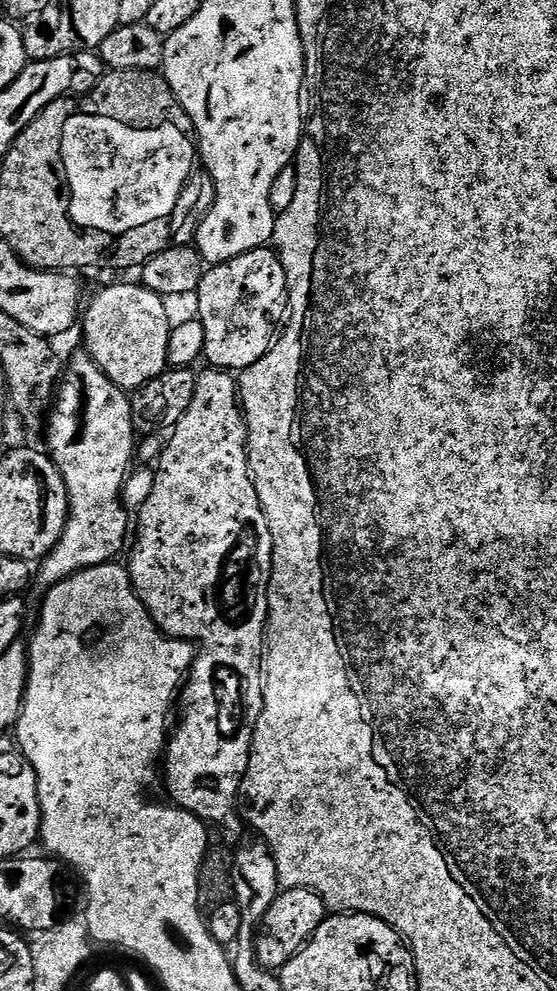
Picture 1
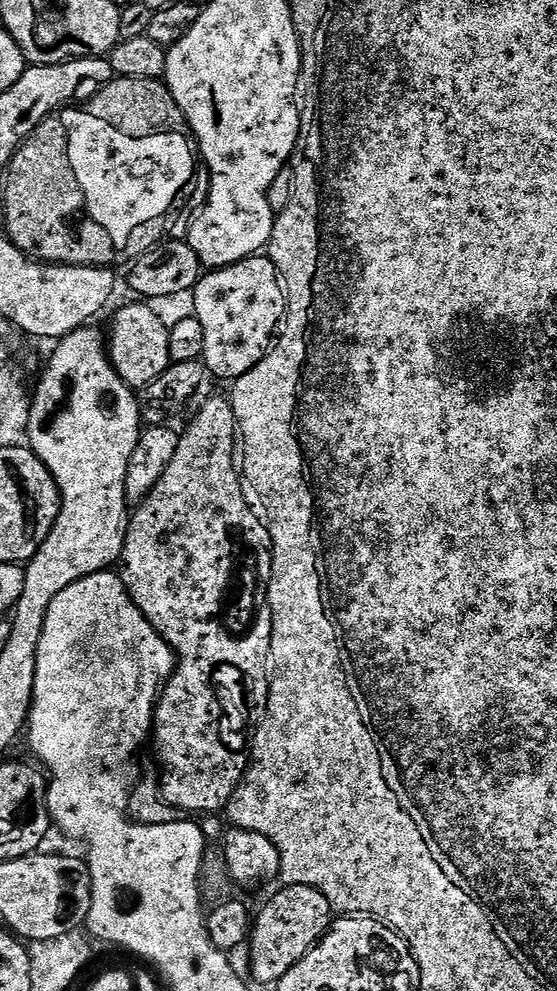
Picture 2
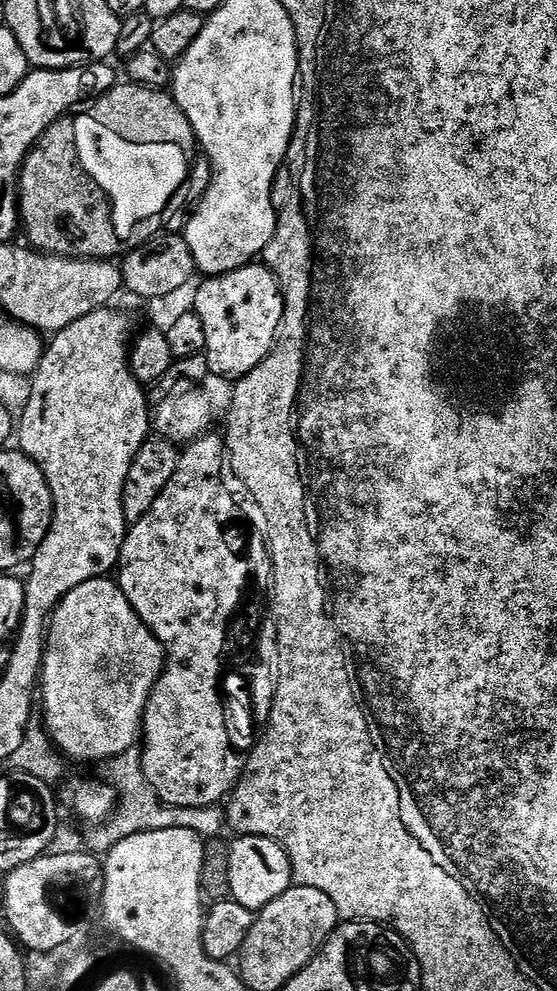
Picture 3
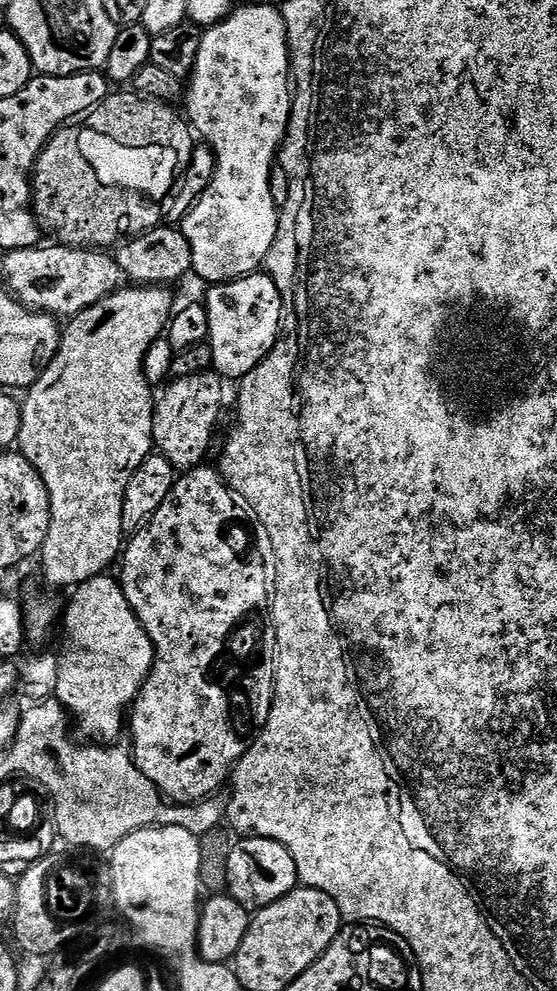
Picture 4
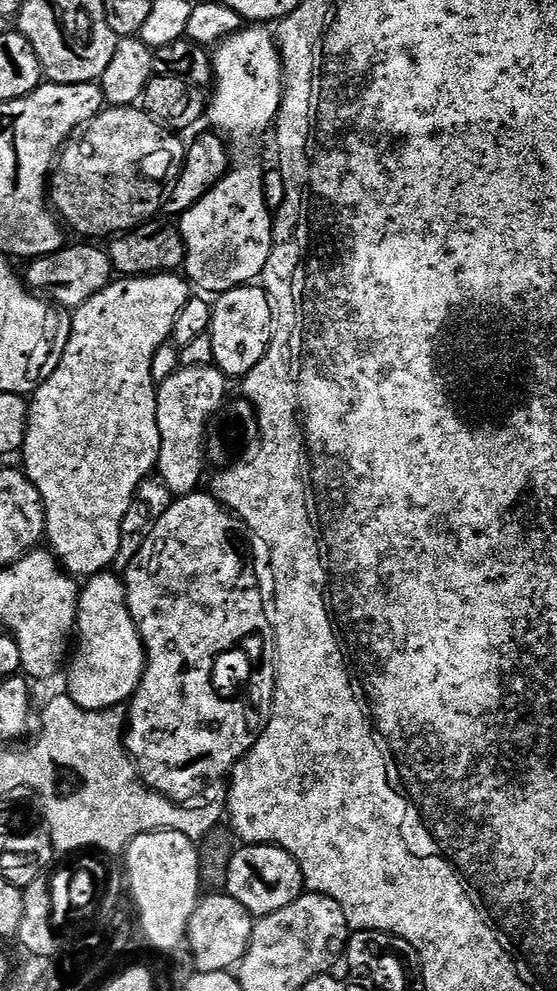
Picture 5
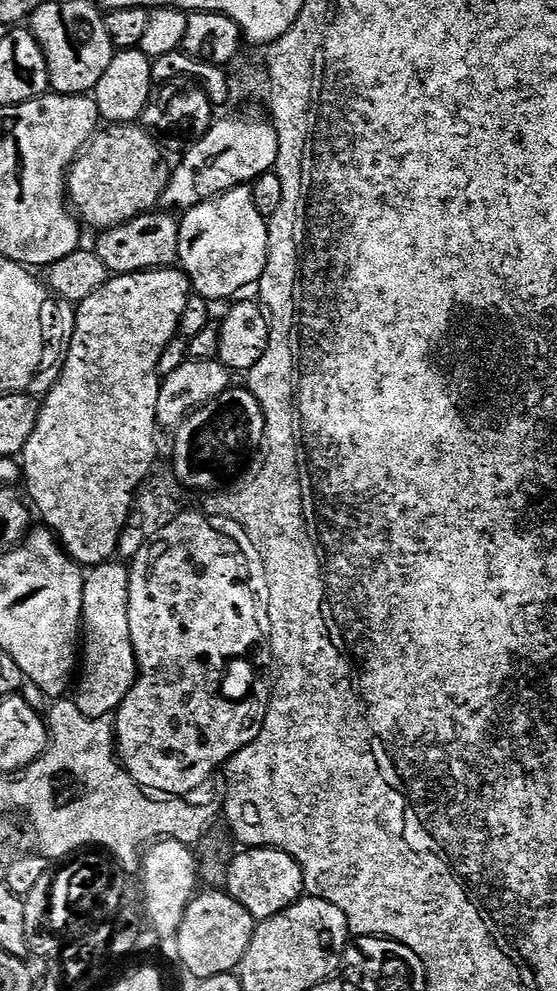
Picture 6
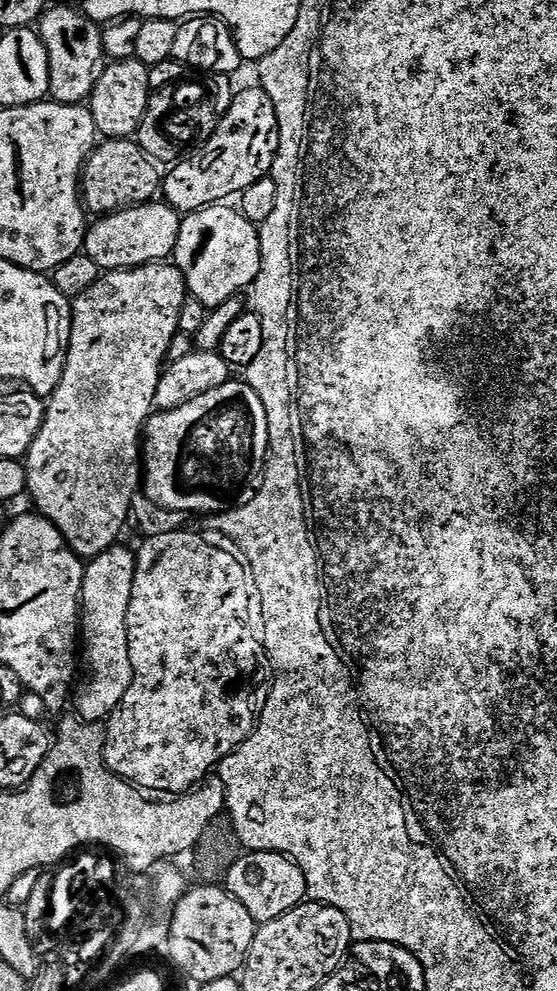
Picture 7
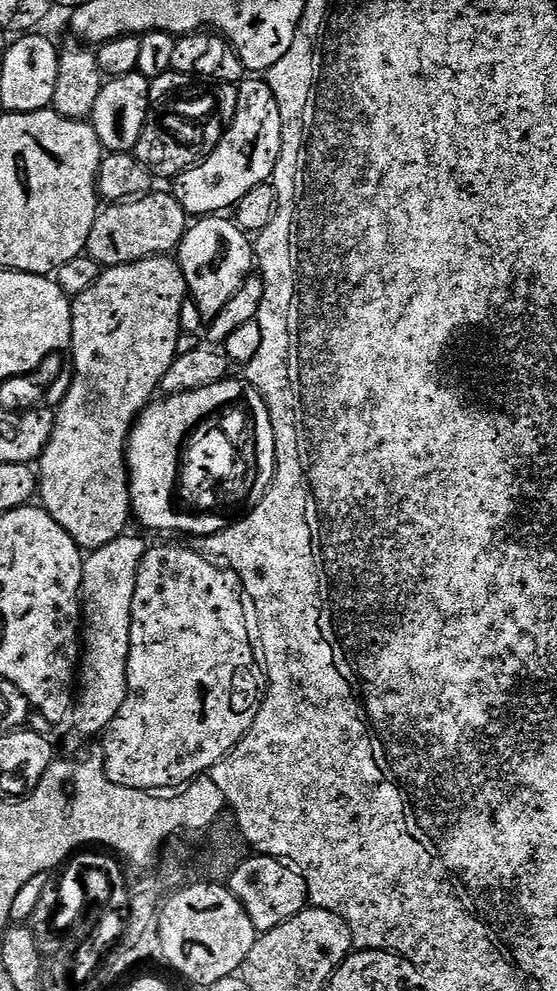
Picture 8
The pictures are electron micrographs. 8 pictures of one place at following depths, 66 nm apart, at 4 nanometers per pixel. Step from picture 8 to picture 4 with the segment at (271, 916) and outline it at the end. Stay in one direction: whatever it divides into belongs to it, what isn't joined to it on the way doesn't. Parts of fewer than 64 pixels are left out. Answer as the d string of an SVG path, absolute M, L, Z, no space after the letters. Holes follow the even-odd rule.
M249 836L237 839L234 851L230 853L230 870L228 871L227 895L235 898L238 903L249 910L259 910L278 902L278 898L286 898L298 887L294 858L290 858L290 850L273 840L267 840L261 836Z

